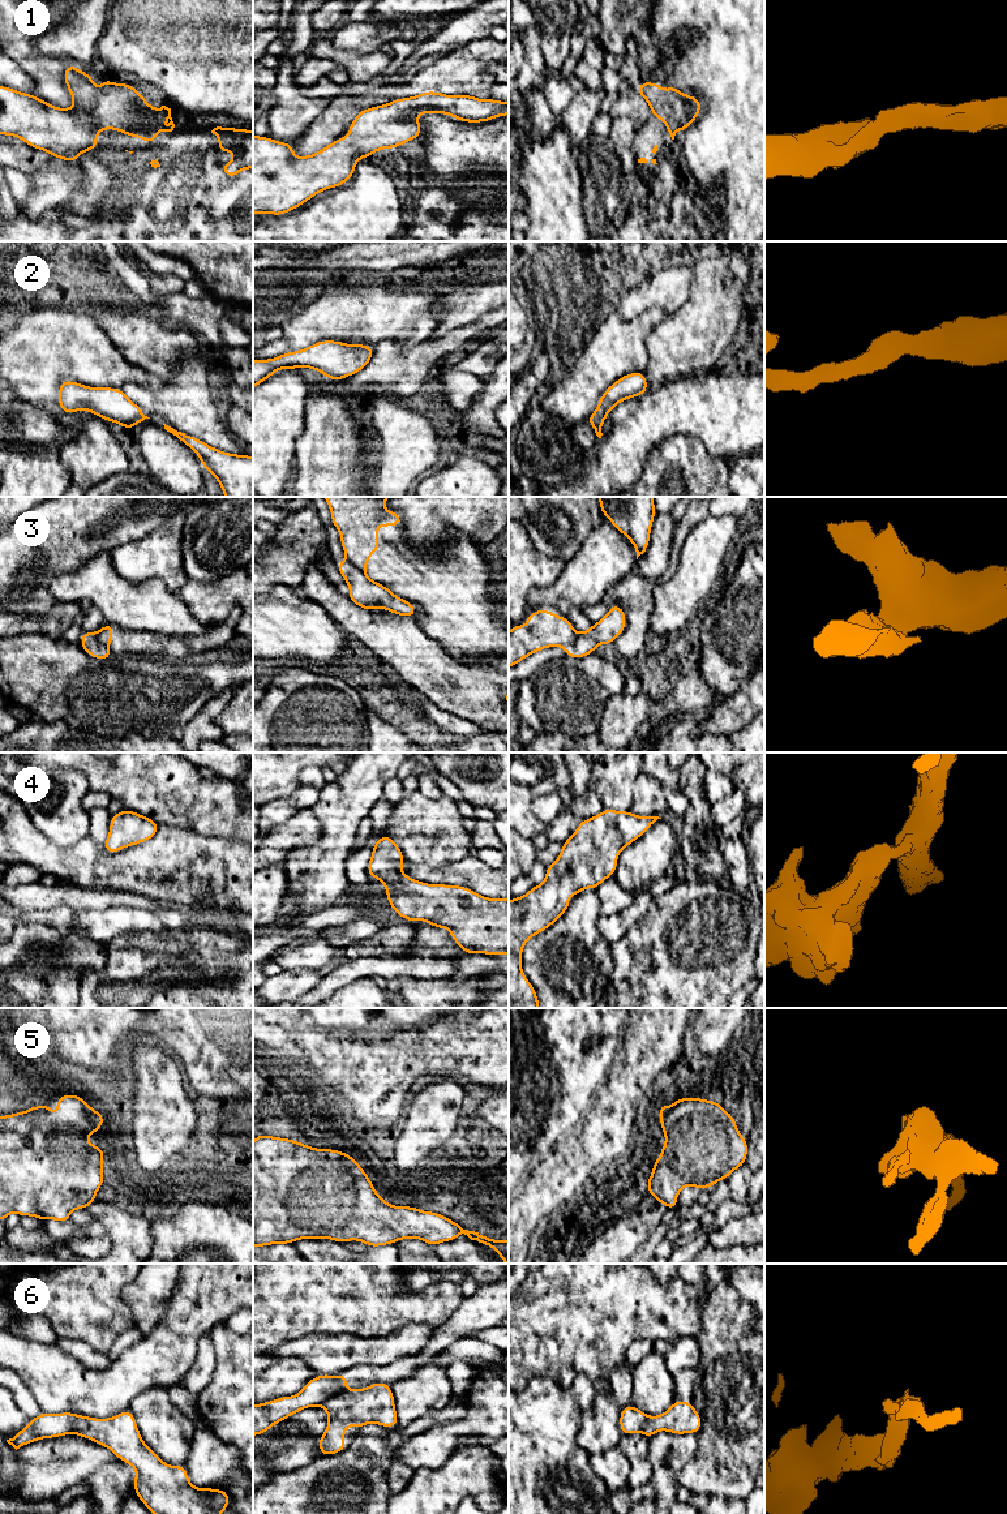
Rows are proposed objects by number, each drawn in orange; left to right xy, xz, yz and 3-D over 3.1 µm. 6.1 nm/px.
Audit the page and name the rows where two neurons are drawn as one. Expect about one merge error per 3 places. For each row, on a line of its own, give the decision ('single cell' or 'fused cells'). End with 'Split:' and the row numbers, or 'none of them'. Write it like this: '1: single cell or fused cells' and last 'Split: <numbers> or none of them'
1: single cell
2: single cell
3: fused cells
4: single cell
5: single cell
6: fused cells
Split: 3, 6

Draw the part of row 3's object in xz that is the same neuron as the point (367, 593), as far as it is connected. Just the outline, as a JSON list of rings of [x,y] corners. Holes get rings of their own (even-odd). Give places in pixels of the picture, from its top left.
[[[344,559],[335,565],[350,587],[348,599],[368,612],[376,608],[385,609],[400,617],[416,617],[412,602],[395,596],[390,588],[370,579],[364,570]]]

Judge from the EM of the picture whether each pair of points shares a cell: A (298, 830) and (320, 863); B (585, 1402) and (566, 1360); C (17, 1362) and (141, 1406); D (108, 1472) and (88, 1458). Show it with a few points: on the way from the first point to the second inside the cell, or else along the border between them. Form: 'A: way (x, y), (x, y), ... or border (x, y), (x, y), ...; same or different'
A: border (316, 816), (320, 839), (294, 849), (283, 862); different
B: border (592, 1380), (579, 1375), (566, 1389); different
C: border (158, 1388), (141, 1392), (132, 1399), (128, 1407); different
D: border (116, 1458), (102, 1465), (91, 1474); different

